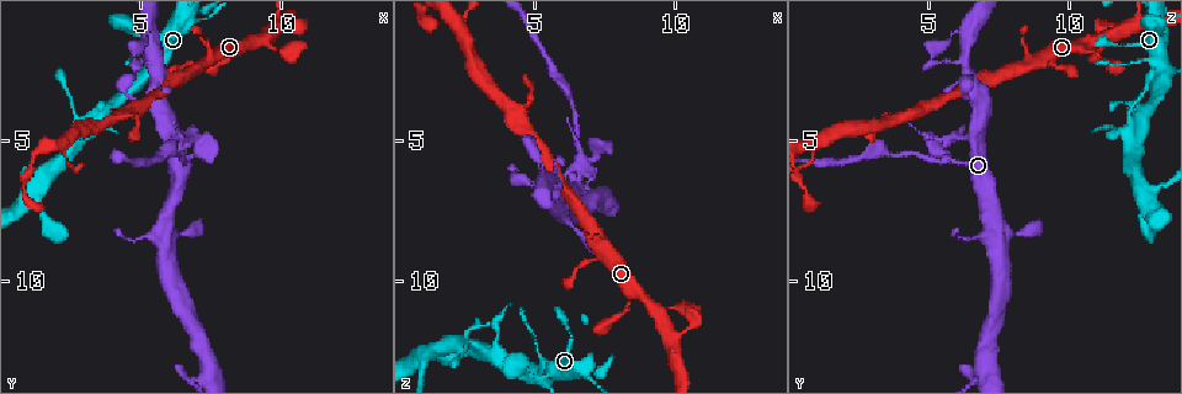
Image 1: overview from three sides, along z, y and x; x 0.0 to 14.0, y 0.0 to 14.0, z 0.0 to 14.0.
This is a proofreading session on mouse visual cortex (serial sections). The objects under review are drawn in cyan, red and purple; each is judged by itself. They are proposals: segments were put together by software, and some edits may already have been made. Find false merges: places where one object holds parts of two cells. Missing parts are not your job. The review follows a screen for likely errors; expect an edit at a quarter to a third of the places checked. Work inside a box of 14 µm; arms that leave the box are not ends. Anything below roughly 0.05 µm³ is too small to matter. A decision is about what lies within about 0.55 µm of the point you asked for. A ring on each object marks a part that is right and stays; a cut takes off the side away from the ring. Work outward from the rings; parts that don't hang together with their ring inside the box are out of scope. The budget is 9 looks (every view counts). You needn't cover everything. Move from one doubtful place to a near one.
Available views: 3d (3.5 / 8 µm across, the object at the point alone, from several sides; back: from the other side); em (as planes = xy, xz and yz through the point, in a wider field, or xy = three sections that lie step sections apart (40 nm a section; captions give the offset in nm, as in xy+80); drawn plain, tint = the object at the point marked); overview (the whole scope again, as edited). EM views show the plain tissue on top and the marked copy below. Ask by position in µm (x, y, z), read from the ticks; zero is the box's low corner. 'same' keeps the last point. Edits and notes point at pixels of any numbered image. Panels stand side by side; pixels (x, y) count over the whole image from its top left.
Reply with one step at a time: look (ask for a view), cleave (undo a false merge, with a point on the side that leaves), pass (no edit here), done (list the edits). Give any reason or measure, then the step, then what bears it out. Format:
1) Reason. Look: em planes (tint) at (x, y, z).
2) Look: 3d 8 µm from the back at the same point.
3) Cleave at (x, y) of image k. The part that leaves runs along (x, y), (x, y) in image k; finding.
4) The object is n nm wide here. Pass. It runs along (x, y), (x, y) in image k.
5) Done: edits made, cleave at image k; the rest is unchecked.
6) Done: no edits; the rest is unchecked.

Sharp bend. Look: 3d 3.5 µm at (5.4, 1.1, 6.4).

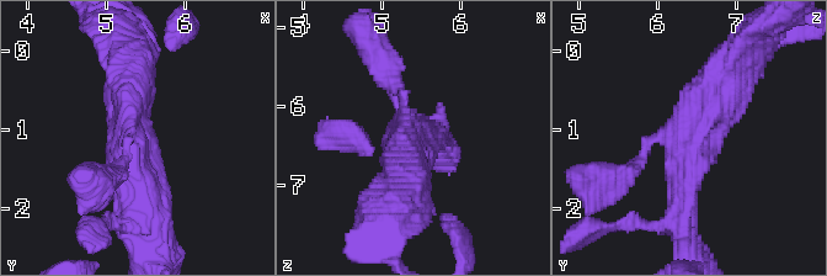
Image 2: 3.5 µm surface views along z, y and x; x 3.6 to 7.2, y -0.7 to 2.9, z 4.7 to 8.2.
Look: em xy step 2 (tint) at (5.30, 1.20, 6.40).

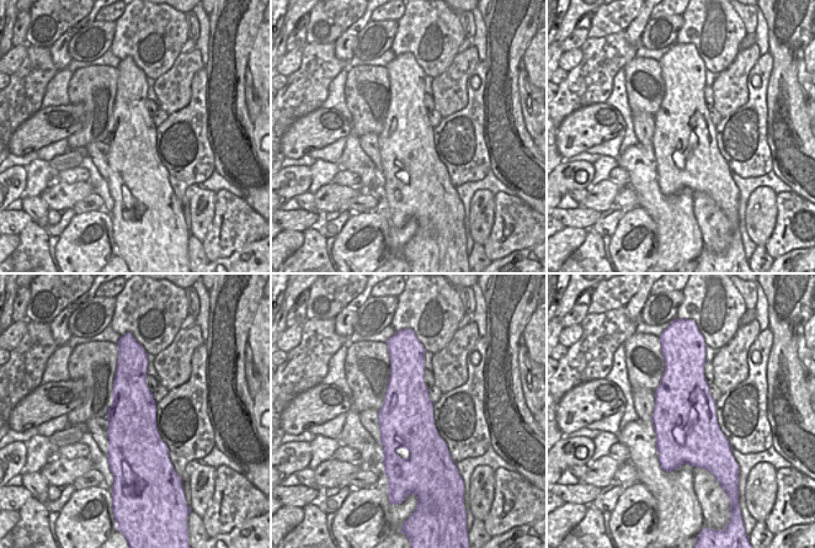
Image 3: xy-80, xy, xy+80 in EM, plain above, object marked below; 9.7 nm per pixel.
Pass. All the same cell.

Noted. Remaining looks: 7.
Look: 3d 3.5 µm at (0.9, 6.5, 13.3).

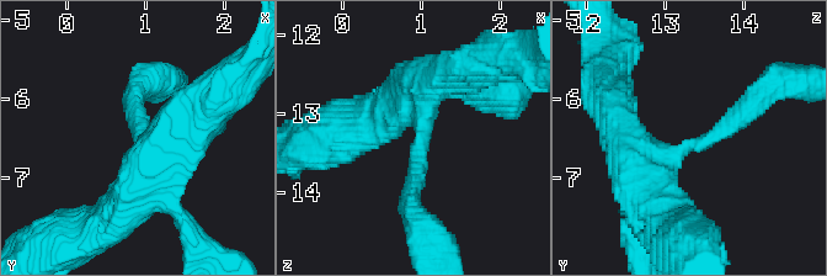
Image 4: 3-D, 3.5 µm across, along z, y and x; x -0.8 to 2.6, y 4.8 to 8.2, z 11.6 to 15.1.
The arms are 250, 600 nm wide. Look: em xy step 1 (tint) at (1.00, 6.60, 13.35).

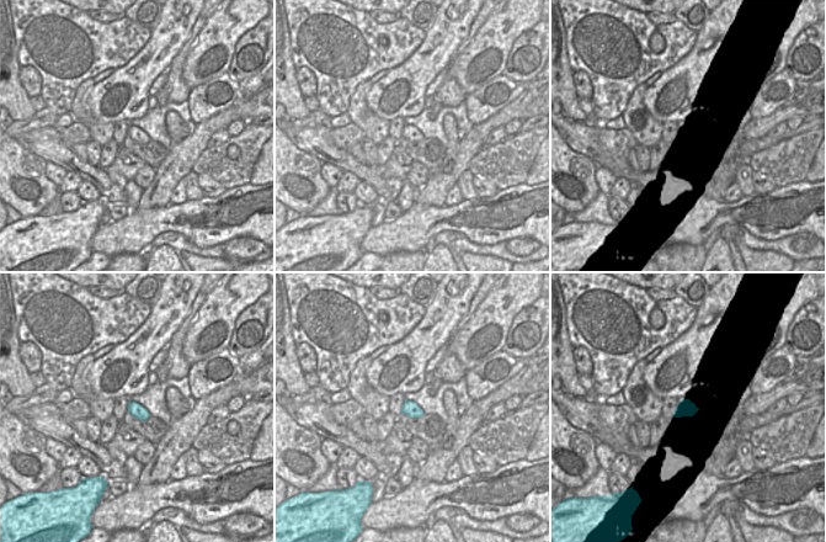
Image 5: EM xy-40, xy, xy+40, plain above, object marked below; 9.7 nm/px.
Cut it another way. Look: em xy step 3 (tint) at the same point.

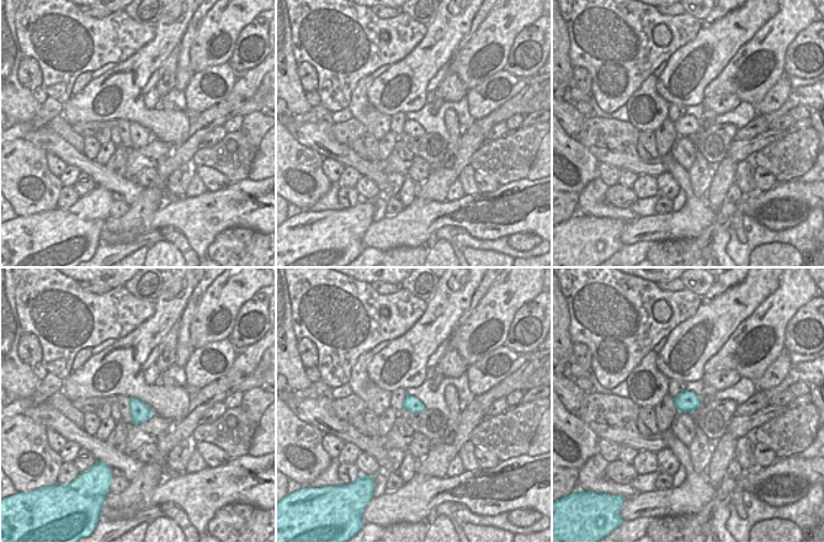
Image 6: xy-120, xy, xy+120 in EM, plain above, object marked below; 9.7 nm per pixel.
The object is 150 nm wide here. Pass. It runs along (629, 153), (698, 146), (742, 96) in image 4; continuous, no second cell.

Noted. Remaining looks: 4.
Abrupt turn. Look: 3d 3.5 µm from the back at (2.7, 4.2, 12.2).

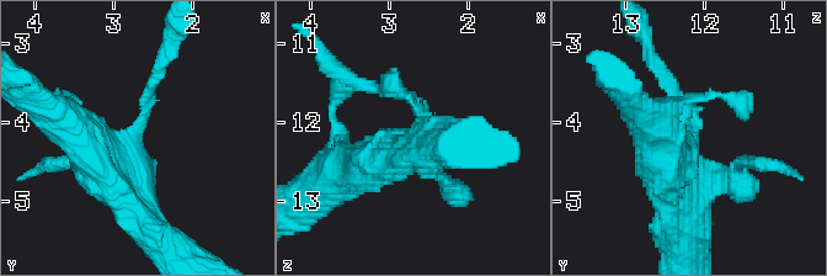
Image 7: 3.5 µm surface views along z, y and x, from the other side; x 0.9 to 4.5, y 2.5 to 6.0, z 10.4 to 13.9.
The arms are 150, 500 nm wide; shape alone is not enough. Look: em xy step 1 (tint) at (2.75, 4.20, 12.15).

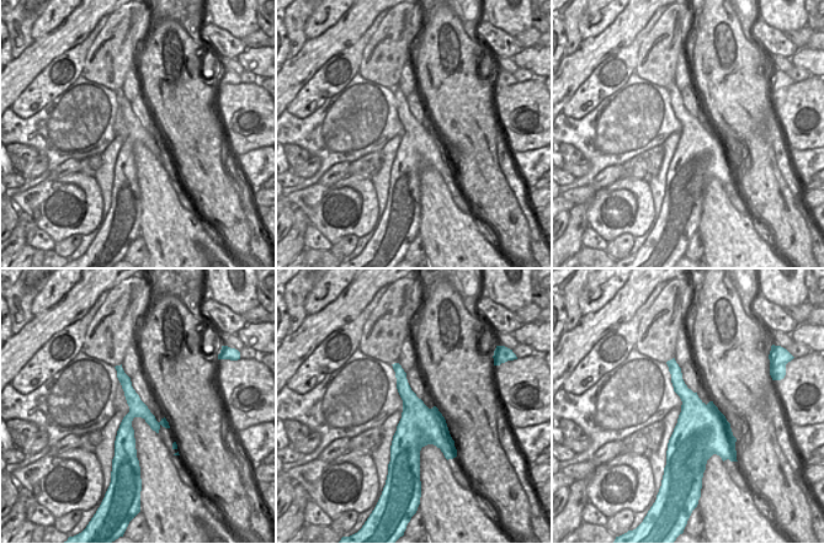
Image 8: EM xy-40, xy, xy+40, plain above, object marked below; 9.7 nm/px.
Cleave at (753, 187) of image 7. The part that leaves runs along (719, 179), (775, 164) in image 7; two cells meet here.

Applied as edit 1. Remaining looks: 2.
Arms part here. Look: 3d 3.5 µm at (6.5, 5.7, 5.7).

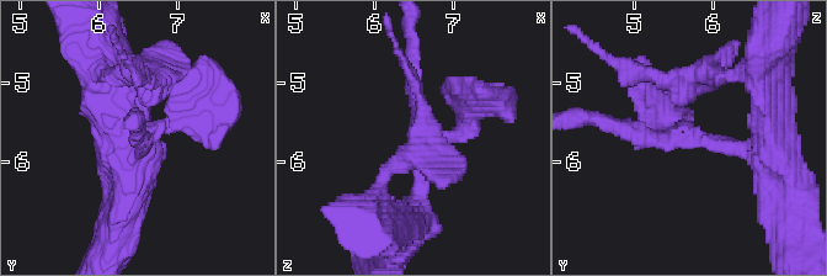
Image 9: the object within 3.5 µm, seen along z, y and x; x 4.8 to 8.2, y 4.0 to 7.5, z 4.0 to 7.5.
3 arms meet here; the arms are 200, 250, 300 nm wide; now the EM. Look: em xy step 2 (tint) at (6.60, 5.65, 5.75).

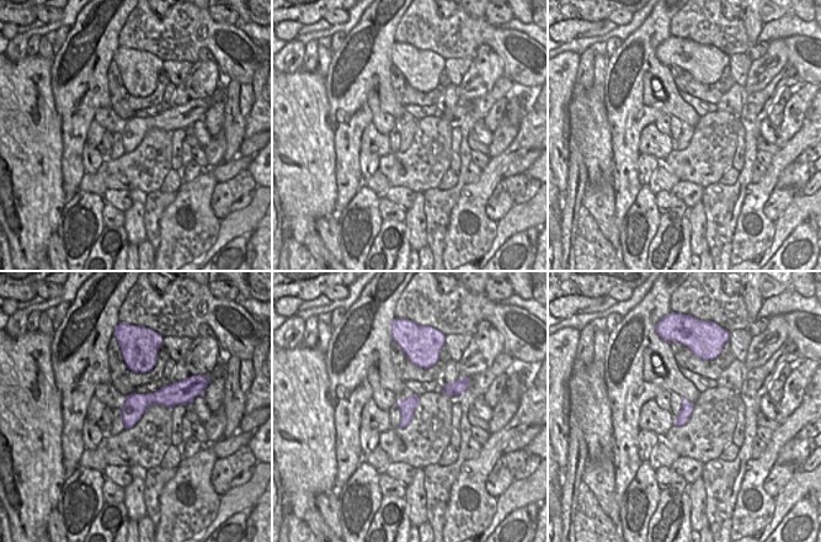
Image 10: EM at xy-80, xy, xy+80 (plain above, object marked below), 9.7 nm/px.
Cleave at (453, 134) of image 9. The part that leaves runs along (698, 137), (660, 141), (588, 117) in image 9; a second cell is stuck on.

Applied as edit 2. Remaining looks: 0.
Done: edits made, cleave at image 7, cleave at image 9; the rest is unchecked.

